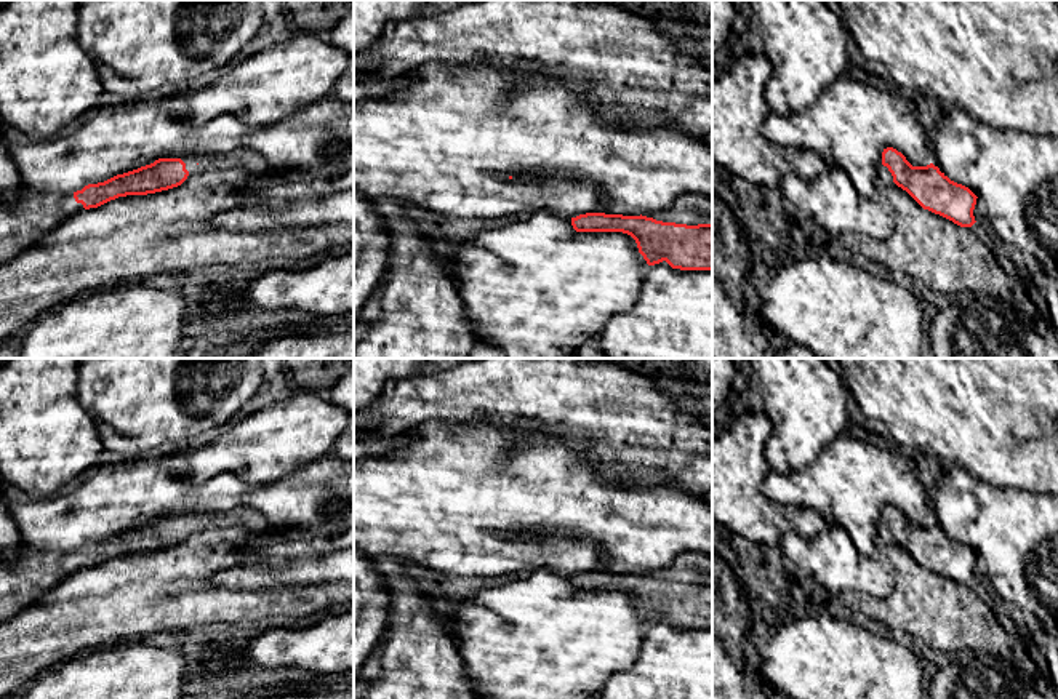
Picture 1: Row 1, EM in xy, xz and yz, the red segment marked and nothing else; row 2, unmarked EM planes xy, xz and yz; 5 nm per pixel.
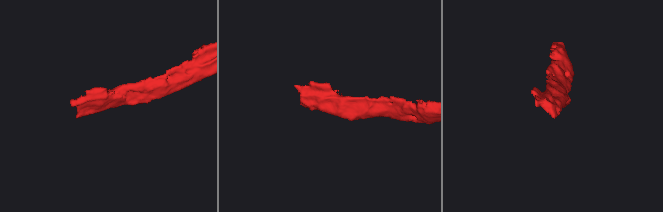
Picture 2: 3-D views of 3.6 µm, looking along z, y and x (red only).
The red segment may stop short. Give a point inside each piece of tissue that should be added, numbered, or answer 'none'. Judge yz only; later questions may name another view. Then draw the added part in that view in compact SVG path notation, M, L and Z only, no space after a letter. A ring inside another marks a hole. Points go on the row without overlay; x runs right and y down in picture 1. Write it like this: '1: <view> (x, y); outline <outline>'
1: yz (884, 538); outline M880 523L877 526L877 534L874 537L877 553L882 555L887 550L887 547L893 542L895 541L892 531L888 529L887 525Z

